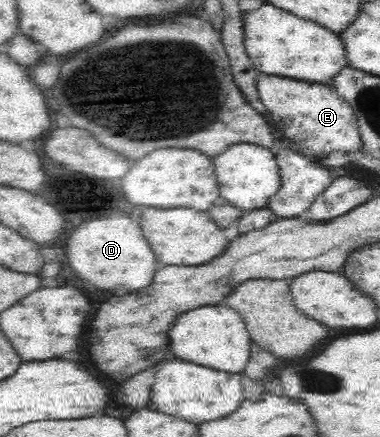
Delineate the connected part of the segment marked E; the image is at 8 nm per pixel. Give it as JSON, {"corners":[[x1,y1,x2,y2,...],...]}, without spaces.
{"corners":[[262,72,256,77,255,87,269,122,291,142,310,148,317,158,333,150,348,153,363,148,352,107,331,86]]}

